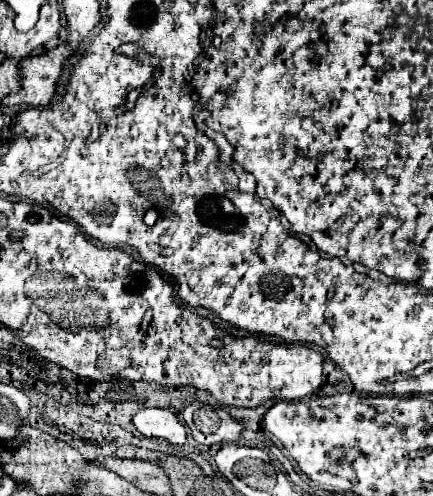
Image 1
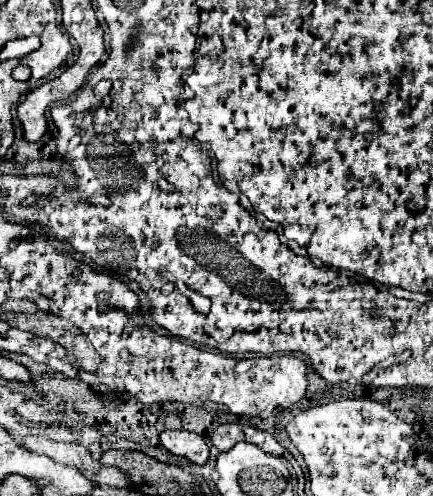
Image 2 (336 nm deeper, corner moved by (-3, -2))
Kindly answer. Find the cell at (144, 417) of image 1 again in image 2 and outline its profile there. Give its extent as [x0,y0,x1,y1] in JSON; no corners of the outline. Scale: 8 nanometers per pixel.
[161,429,209,465]

